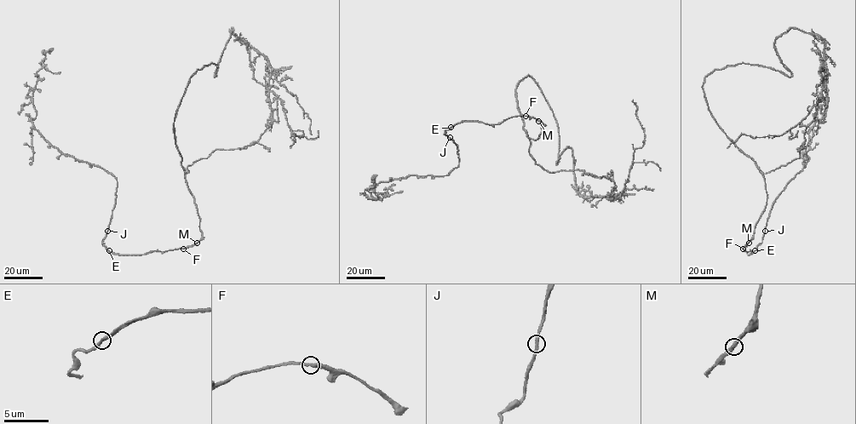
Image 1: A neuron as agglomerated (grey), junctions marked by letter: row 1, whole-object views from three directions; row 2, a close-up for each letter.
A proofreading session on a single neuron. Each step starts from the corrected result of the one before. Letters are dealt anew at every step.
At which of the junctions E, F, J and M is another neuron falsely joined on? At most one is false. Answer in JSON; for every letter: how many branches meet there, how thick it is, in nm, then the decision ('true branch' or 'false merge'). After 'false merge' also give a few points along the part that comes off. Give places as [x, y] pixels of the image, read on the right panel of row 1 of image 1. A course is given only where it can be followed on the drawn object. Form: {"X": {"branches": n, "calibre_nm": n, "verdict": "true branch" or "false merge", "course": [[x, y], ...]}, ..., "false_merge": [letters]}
{"E": {"branches": 2, "calibre_nm": 280, "verdict": "true branch"}, "F": {"branches": 2, "calibre_nm": 280, "verdict": "true branch"}, "J": {"branches": 2, "calibre_nm": 280, "verdict": "true branch"}, "M": {"branches": 2, "calibre_nm": 320, "verdict": "true branch"}, "false_merge": []}

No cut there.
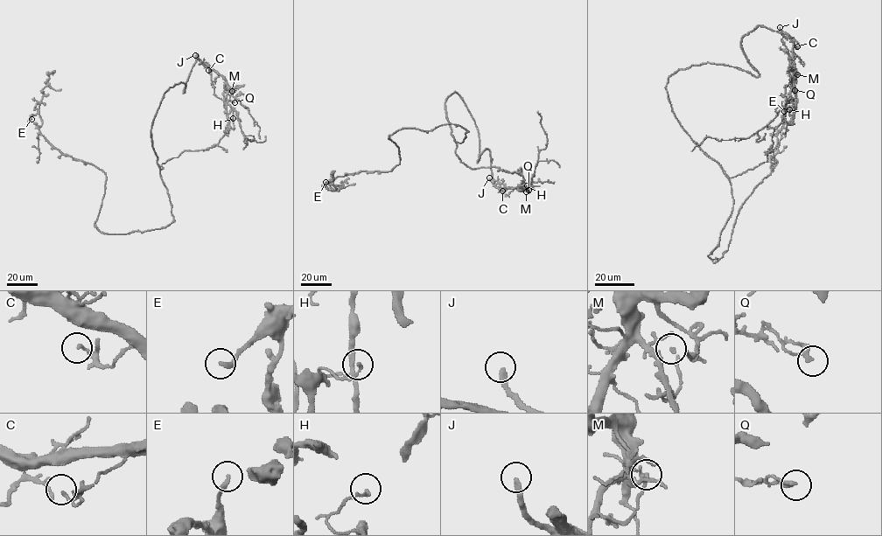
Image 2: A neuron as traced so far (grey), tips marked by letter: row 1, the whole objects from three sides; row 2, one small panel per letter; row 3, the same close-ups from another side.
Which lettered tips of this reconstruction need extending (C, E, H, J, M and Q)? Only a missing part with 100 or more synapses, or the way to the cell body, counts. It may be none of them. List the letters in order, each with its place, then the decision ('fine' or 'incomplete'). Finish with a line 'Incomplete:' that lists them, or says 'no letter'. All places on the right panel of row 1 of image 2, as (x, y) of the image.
C: at (797, 46); fine
E: at (784, 111); fine
H: at (789, 109); fine
J: at (780, 27); incomplete
M: at (797, 74); fine
Q: at (794, 90); fine
Incomplete: J

